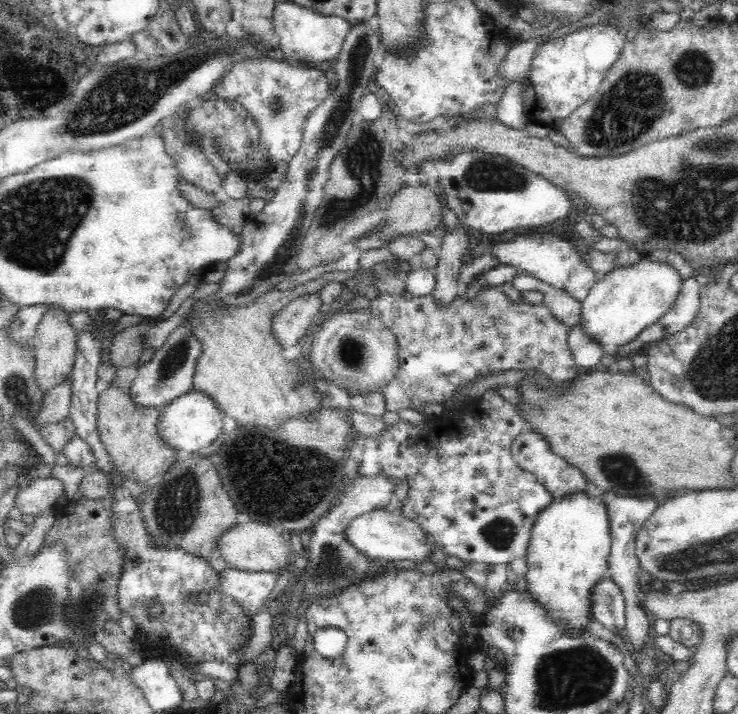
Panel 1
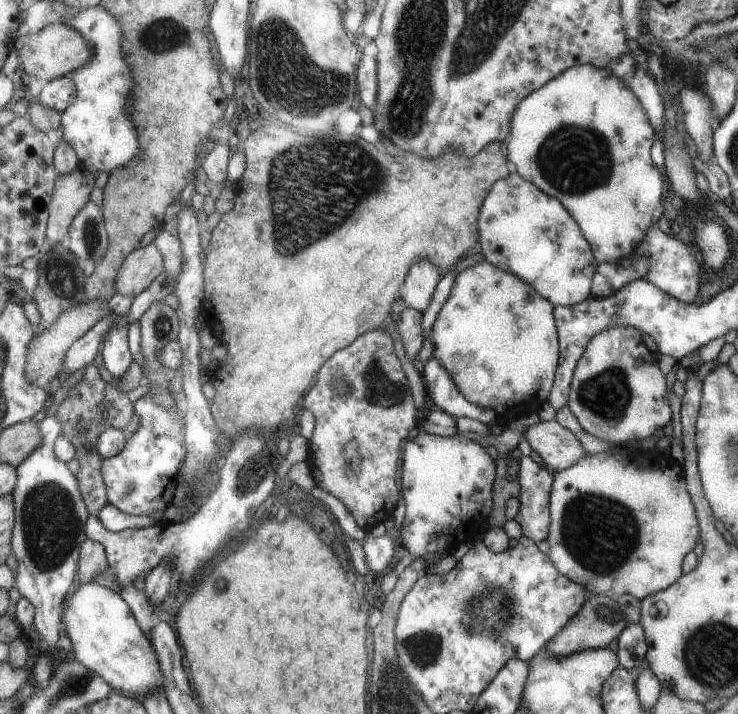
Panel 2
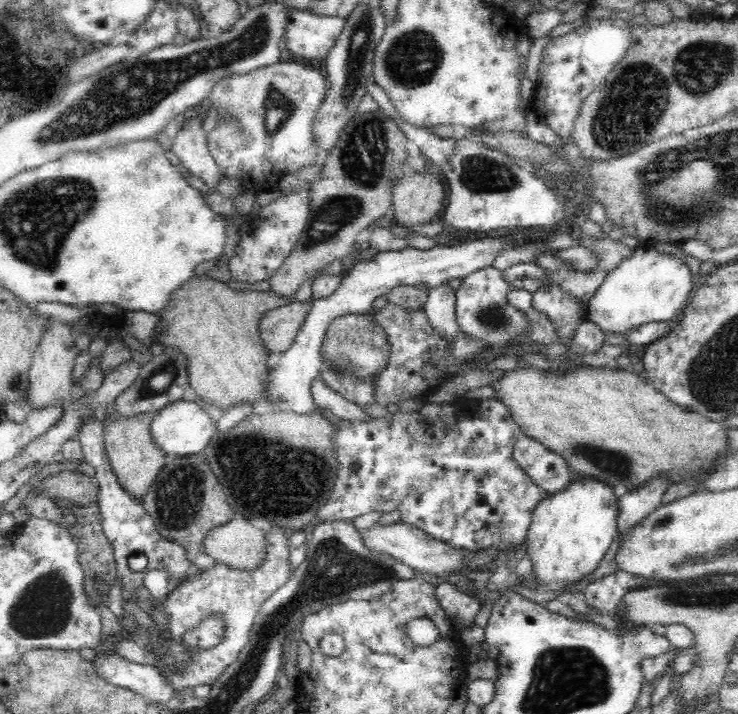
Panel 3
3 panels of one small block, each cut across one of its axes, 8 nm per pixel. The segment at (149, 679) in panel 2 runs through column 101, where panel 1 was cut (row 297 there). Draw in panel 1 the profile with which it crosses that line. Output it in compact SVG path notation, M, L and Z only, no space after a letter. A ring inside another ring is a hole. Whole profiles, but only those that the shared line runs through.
M641 256L637 263L628 266L615 266L612 271L602 274L600 279L593 284L588 296L581 301L580 325L586 333L600 342L604 350L614 350L618 345L624 345L634 339L644 328L654 324L664 316L678 298L683 279L680 272L666 261L656 261L649 256Z

